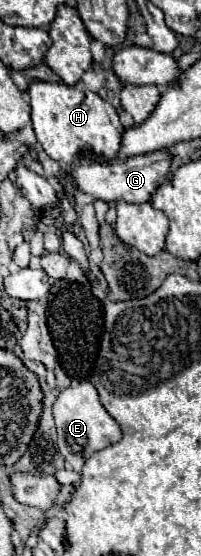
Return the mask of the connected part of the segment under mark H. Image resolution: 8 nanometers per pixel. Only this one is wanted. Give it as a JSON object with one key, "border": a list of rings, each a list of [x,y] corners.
{"border":[[[33,79],[27,93],[31,105],[33,131],[37,135],[37,141],[51,159],[67,167],[75,163],[77,155],[83,149],[93,151],[103,161],[113,161],[117,157],[123,133],[119,115],[97,93],[85,89],[81,81],[77,85],[65,85],[65,83],[45,83]]]}

